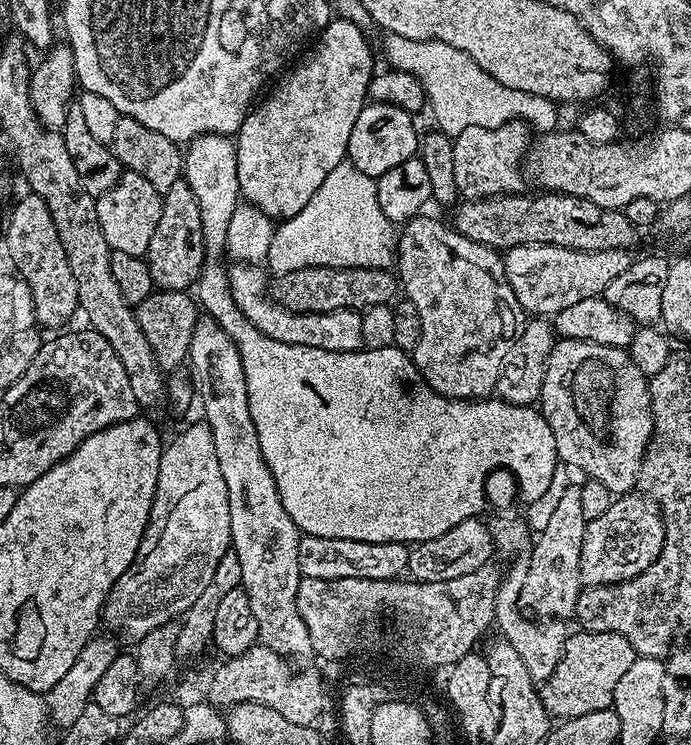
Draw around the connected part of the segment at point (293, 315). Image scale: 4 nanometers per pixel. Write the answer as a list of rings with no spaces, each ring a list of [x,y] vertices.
[[[259,264],[231,265],[228,285],[238,310],[250,318],[262,334],[274,338],[274,342],[286,342],[294,346],[314,346],[331,352],[359,352],[365,347],[362,334],[362,315],[357,309],[330,310],[329,312],[291,312],[270,295],[269,273]]]

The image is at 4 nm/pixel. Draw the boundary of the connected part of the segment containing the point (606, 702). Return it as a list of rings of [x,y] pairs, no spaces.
[[[573,631],[564,644],[564,653],[555,674],[539,689],[540,701],[549,717],[561,721],[573,720],[582,714],[594,714],[594,710],[611,708],[614,686],[618,686],[622,674],[634,666],[636,658],[636,651],[622,634]]]

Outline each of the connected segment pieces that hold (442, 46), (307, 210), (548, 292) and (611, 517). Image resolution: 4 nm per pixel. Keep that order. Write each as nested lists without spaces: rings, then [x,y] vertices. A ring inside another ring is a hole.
[[[389,35],[387,39],[388,41],[384,44],[384,52],[388,55],[389,60],[387,63],[393,68],[414,74],[422,82],[427,107],[430,112],[432,108],[433,114],[436,115],[435,127],[448,136],[455,138],[458,133],[470,126],[497,128],[507,124],[509,120],[513,119],[514,114],[519,113],[516,111],[526,103],[521,92],[502,86],[502,82],[490,78],[490,74],[486,74],[486,70],[482,70],[478,66],[478,62],[474,62],[474,58],[470,58],[470,54],[466,54],[446,42],[415,40],[414,38],[402,38],[393,35]]]
[[[345,162],[326,174],[322,186],[314,190],[314,198],[298,214],[275,225],[266,268],[272,274],[314,266],[391,269],[397,243],[394,225],[382,214],[382,206],[378,206],[375,179],[362,174],[351,162]]]
[[[519,244],[507,249],[502,259],[510,290],[514,290],[524,313],[532,318],[554,318],[582,298],[603,297],[606,286],[632,264],[634,256],[623,248],[583,252],[553,244]]]
[[[644,494],[617,495],[606,514],[585,523],[582,538],[582,585],[588,588],[602,588],[609,584],[623,584],[625,580],[632,580],[660,557],[663,545],[664,519],[660,516],[659,504]]]

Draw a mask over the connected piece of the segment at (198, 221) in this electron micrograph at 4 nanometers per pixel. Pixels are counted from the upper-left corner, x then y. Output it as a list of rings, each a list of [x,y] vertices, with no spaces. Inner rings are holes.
[[[181,178],[170,186],[170,190],[163,192],[162,218],[158,218],[158,226],[150,237],[148,247],[148,269],[153,285],[165,292],[183,292],[191,289],[200,278],[200,270],[204,267],[204,239],[202,238],[202,210],[198,210],[198,198],[194,196],[194,190],[188,185],[188,181]]]

